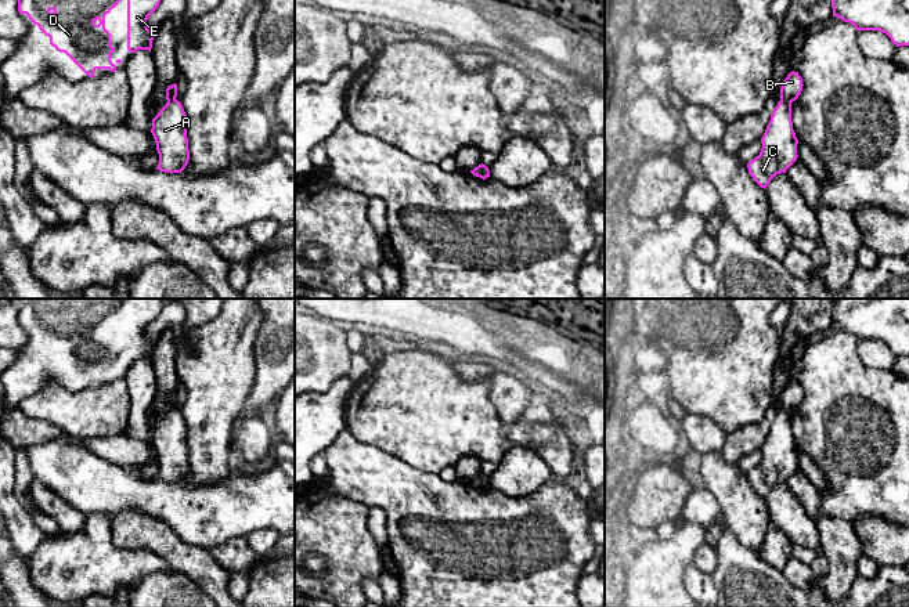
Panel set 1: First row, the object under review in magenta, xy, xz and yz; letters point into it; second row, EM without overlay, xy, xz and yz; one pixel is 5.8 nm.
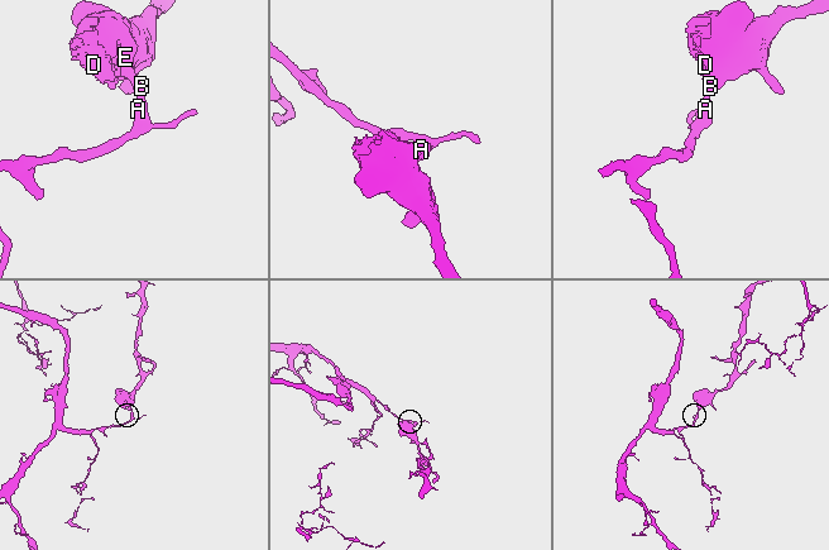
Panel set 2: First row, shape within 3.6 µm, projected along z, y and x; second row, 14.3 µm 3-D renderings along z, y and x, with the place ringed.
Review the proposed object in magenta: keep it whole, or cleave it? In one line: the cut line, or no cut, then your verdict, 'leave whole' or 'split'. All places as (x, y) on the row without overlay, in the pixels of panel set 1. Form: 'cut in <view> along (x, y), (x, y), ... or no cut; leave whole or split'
cut in yz along (781, 408), (790, 414); split

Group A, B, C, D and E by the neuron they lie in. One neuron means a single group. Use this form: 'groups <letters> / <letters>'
groups A C / B D E

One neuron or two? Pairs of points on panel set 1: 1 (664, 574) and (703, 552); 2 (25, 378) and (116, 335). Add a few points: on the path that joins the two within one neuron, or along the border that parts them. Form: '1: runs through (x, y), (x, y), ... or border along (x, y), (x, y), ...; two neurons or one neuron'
1: border along (703, 542), (696, 551), (692, 563); two neurons
2: runs through (54, 367), (75, 367), (85, 374), (114, 362); one neuron

